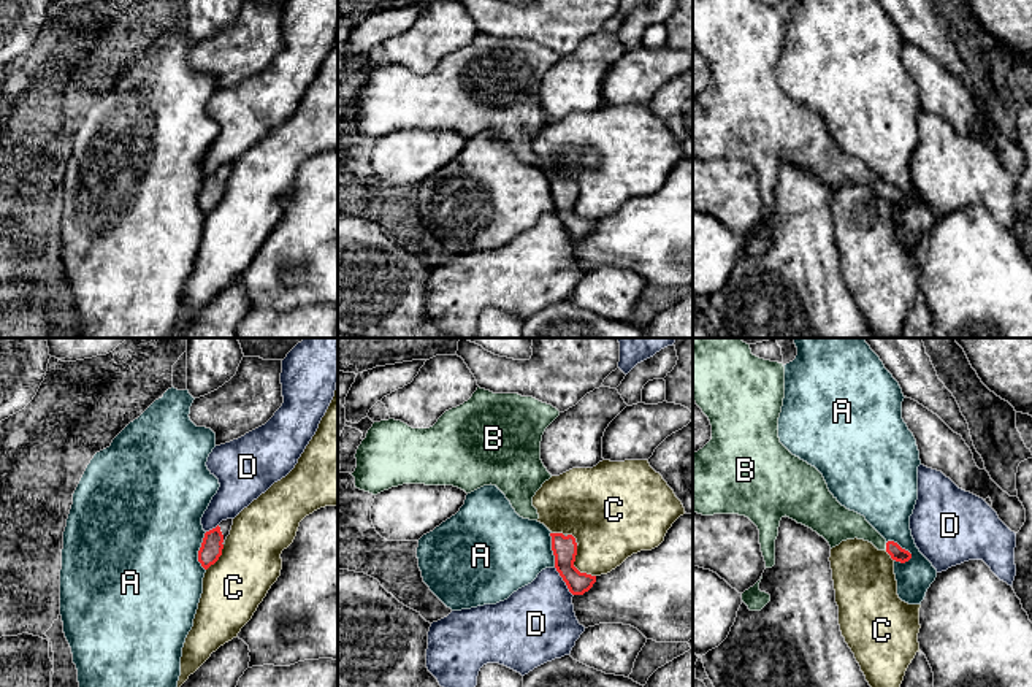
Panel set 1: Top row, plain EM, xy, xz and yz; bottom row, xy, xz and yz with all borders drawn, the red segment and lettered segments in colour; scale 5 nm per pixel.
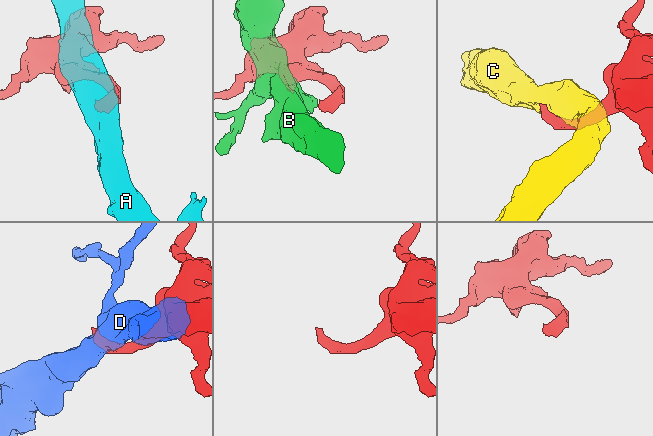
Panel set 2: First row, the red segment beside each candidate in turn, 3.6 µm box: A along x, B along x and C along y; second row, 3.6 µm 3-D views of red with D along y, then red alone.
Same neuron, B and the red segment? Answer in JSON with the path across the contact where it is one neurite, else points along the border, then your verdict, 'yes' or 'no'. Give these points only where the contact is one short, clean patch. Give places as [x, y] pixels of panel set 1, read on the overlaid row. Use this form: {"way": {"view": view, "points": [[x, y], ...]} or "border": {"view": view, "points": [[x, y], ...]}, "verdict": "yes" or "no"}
{"way": {"view": "yz", "points": [[896, 552], [886, 546], [864, 530], [844, 524]]}, "verdict": "yes"}

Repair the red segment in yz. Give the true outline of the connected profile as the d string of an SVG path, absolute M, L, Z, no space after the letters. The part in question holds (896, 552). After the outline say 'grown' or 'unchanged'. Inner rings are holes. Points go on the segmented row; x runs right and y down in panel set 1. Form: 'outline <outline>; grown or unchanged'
outline M693 338L693 400L712 425L712 439L693 455L693 511L748 517L759 530L766 568L775 565L775 539L785 516L816 532L831 549L858 538L886 551L896 562L908 562L908 551L886 541L864 516L842 506L823 474L780 443L783 398L783 363L753 355L740 338Z; grown

